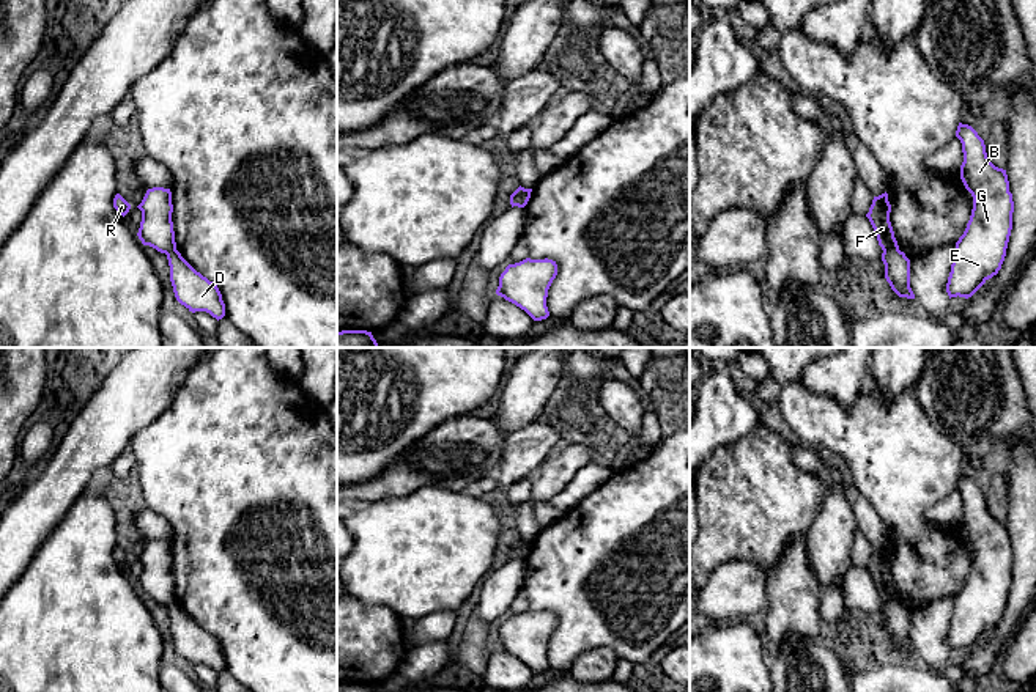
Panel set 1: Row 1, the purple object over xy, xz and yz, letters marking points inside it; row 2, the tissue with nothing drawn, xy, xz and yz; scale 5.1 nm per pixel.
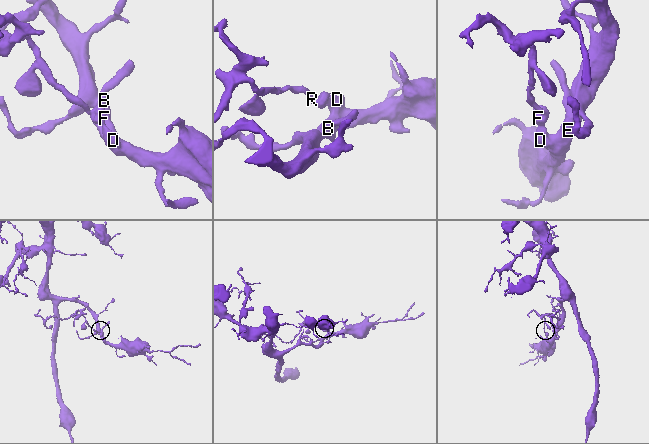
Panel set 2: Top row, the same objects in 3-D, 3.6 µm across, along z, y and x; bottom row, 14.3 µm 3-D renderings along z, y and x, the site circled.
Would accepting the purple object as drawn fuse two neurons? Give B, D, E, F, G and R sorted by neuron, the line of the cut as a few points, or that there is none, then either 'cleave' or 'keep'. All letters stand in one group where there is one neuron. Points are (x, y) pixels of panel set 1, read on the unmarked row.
groups B D E G / F R; cut yz (898, 601), (884, 604); cleave

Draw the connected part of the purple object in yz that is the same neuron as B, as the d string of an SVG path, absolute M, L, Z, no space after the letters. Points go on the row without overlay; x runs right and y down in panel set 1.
M959 475L956 489L964 505L960 532L973 549L973 561L956 594L946 645L949 651L968 651L1001 621L1012 582L1014 554L1006 522L990 514L978 484Z

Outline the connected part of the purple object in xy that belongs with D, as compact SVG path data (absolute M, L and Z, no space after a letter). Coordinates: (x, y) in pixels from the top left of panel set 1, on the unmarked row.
M175 601L167 606L170 634L176 653L189 664L206 664L217 673L225 668L222 646L213 634L197 624Z

